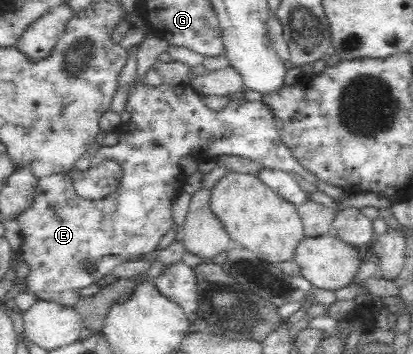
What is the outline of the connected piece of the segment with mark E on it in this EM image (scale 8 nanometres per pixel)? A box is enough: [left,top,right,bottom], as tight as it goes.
[18,80,351,308]

